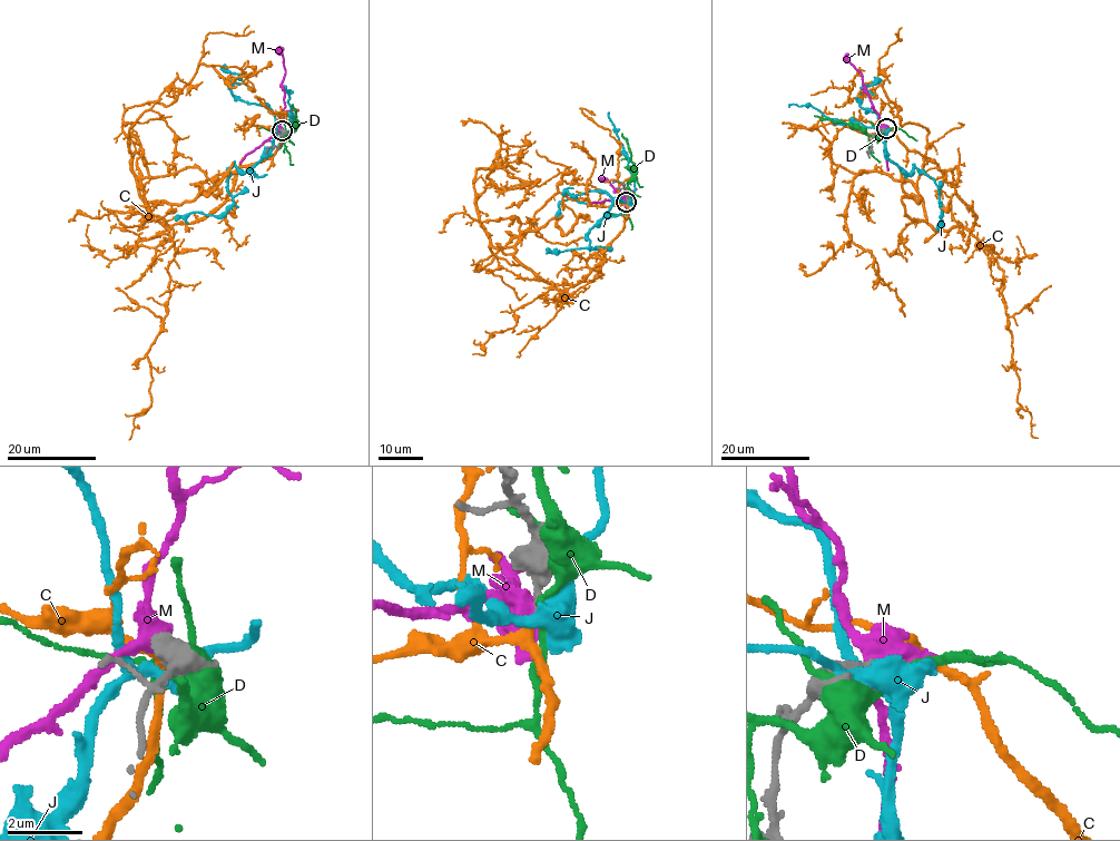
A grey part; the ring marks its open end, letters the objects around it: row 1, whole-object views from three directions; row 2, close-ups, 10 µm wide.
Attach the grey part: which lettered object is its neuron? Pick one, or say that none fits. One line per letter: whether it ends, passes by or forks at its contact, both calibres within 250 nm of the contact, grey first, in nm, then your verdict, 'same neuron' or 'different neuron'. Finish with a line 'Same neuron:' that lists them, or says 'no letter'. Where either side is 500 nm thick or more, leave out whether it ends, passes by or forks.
C: it passes by; calibres 190 and 240 nm; same neuron
D: it passes by; calibres 200 and 170 nm; different neuron
J: it passes by; calibres 400 and 360 nm; different neuron
M: it forks; calibres 240 and 440 nm; different neuron
Same neuron: C

